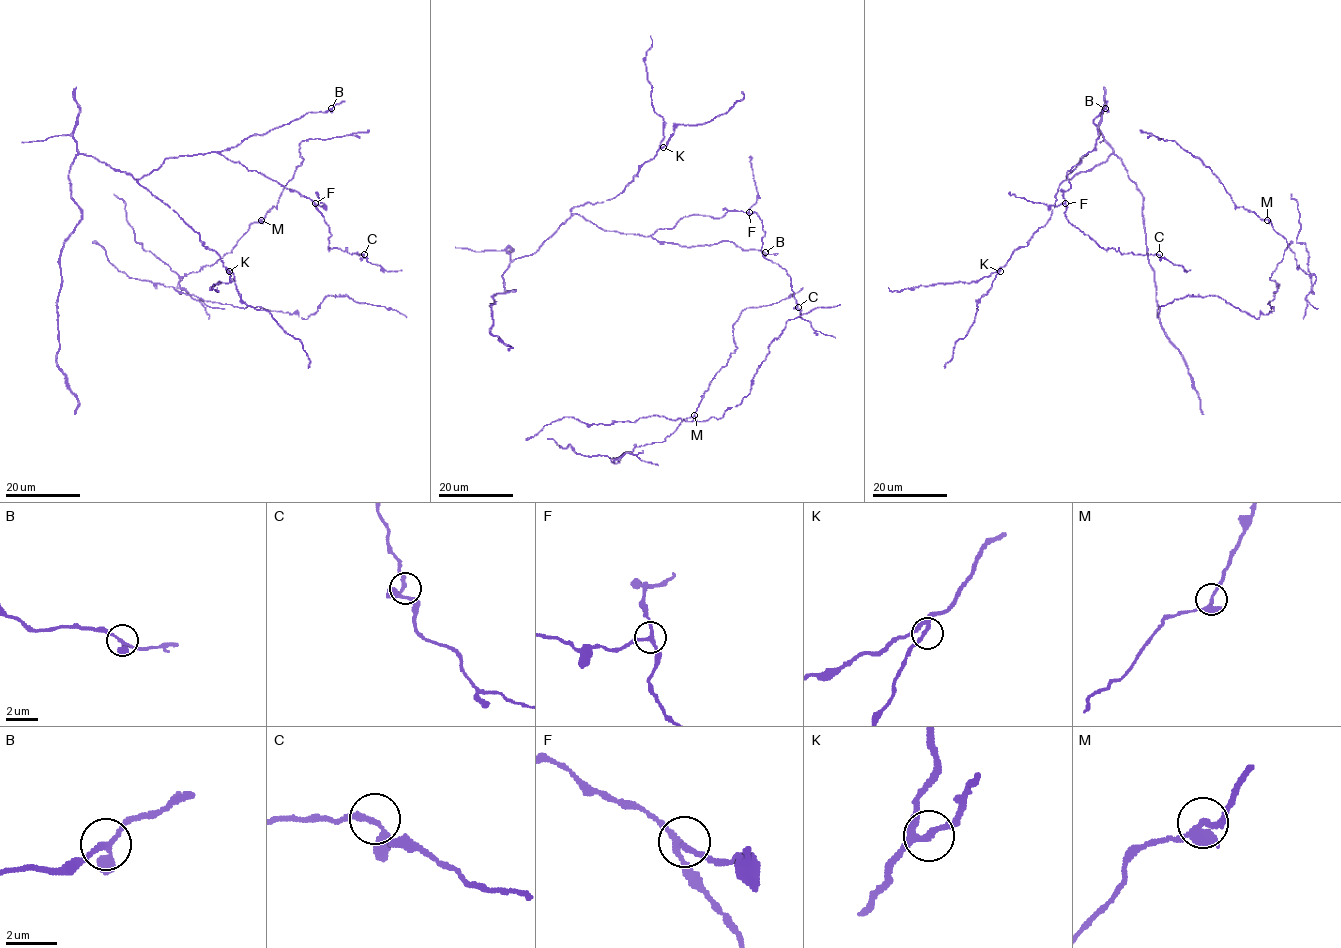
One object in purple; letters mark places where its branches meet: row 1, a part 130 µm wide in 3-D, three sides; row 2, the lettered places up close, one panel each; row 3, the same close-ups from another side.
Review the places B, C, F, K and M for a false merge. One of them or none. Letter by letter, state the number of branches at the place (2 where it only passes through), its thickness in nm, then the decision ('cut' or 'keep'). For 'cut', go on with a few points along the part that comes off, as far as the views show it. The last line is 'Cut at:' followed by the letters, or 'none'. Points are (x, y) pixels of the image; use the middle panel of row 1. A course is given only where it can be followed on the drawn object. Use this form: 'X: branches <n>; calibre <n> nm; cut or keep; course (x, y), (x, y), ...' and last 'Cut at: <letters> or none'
B: branches 3; calibre 190 nm; keep
C: branches 3; calibre 200 nm; keep
F: branches 3; calibre 200 nm; keep
K: branches 3; calibre 180 nm; keep
M: branches 3; calibre 200 nm; keep
Cut at: none

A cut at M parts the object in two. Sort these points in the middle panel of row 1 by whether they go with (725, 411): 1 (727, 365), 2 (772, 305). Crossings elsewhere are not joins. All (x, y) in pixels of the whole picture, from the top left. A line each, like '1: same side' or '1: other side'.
1: other side
2: other side

